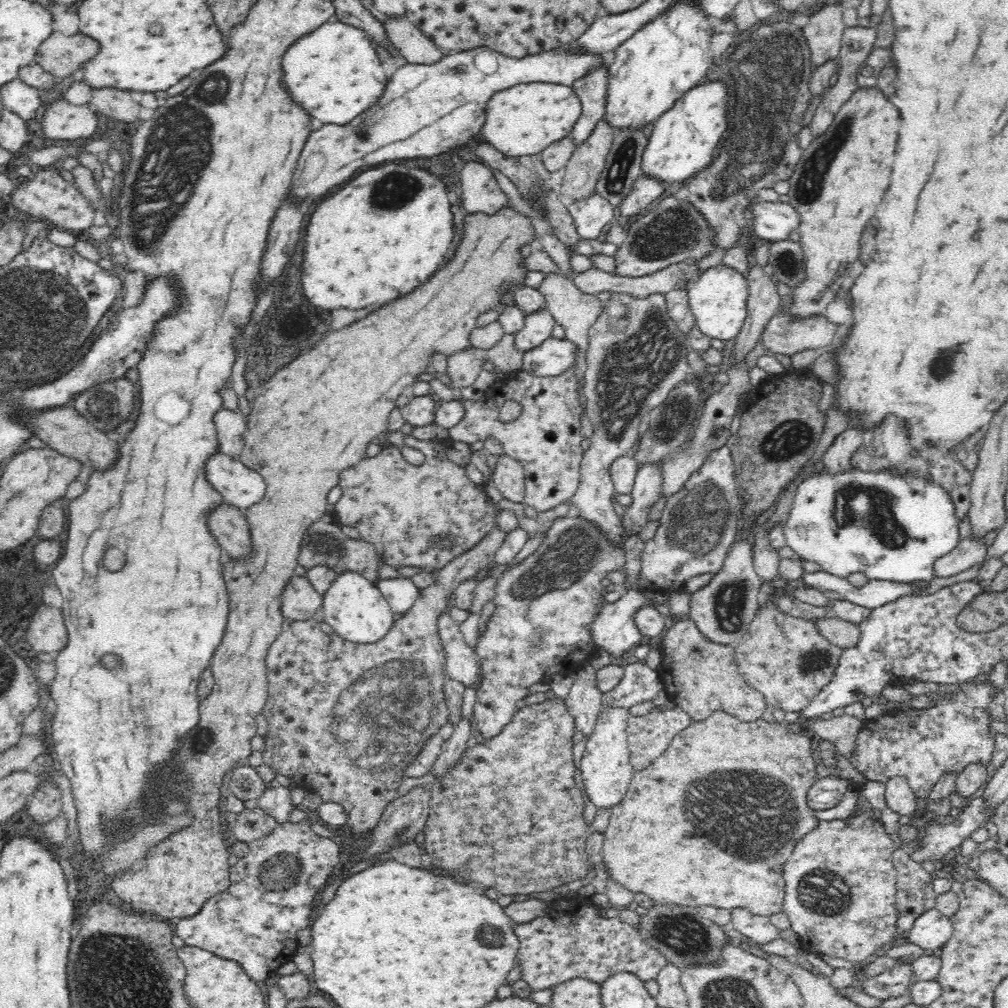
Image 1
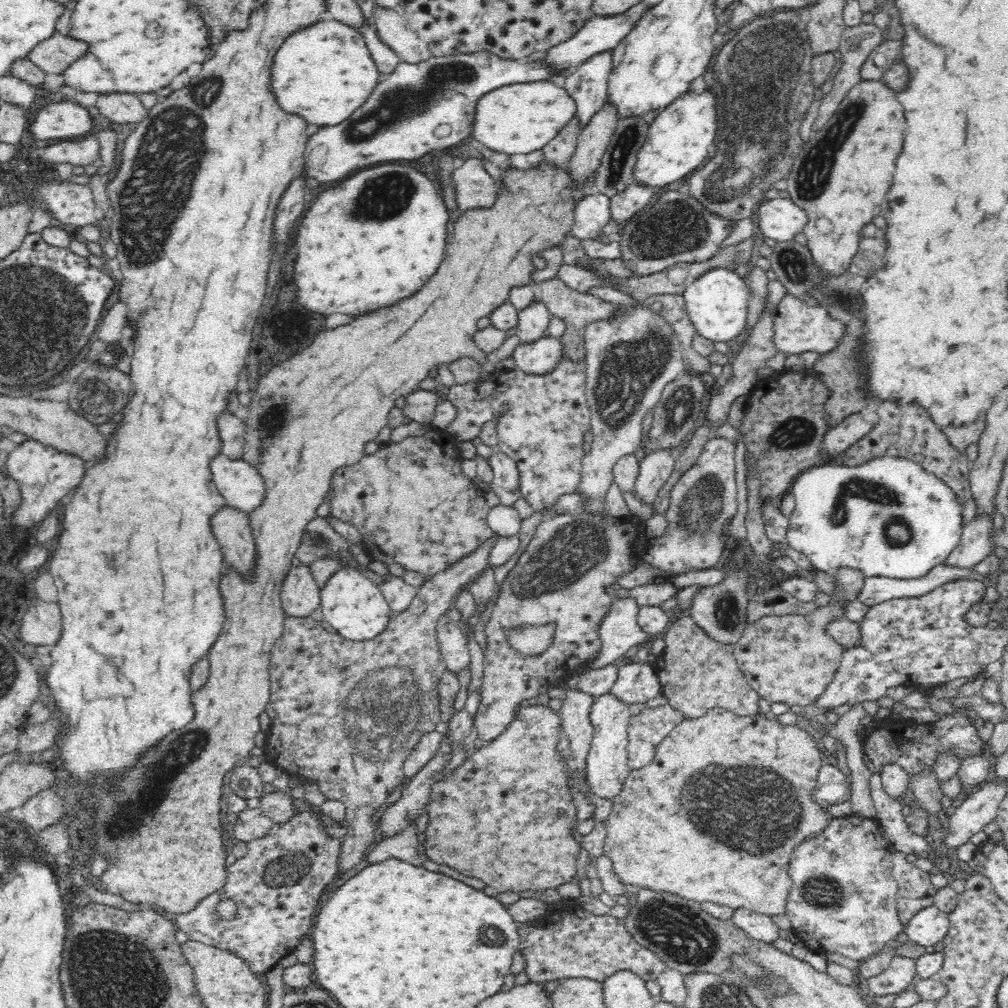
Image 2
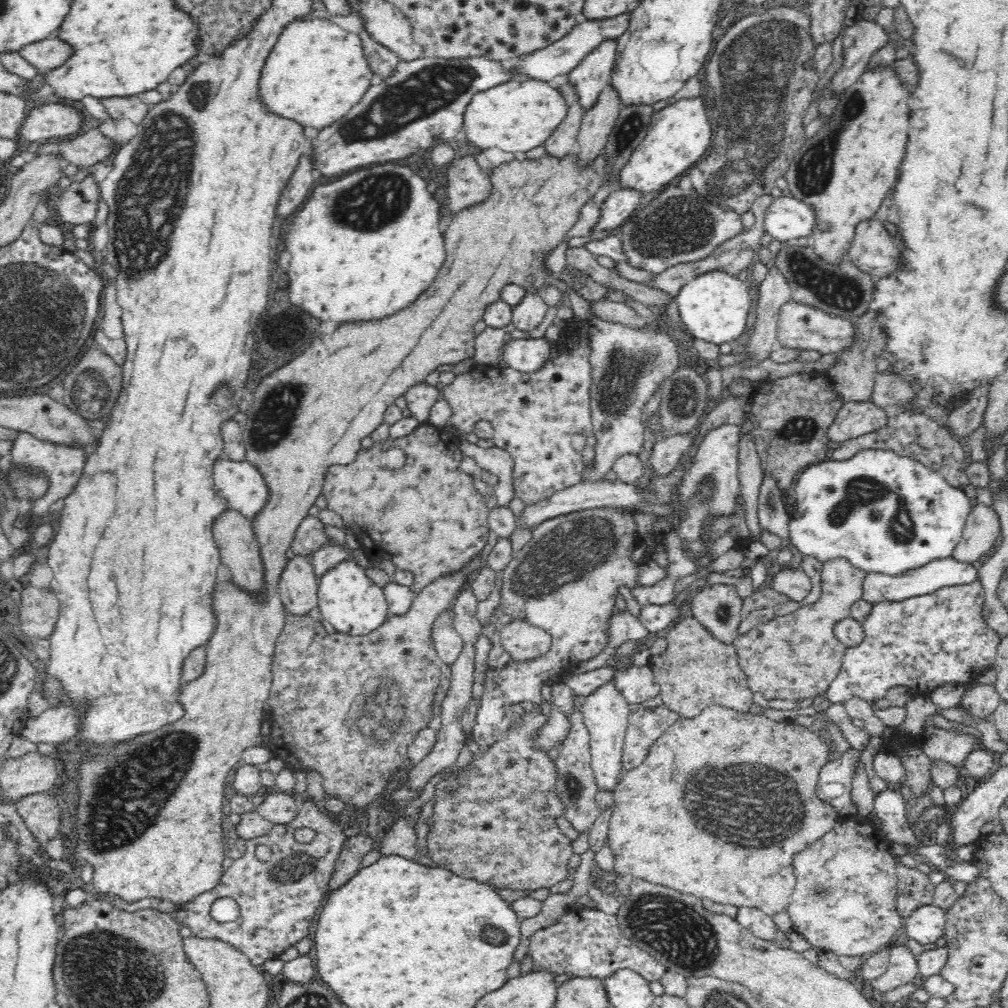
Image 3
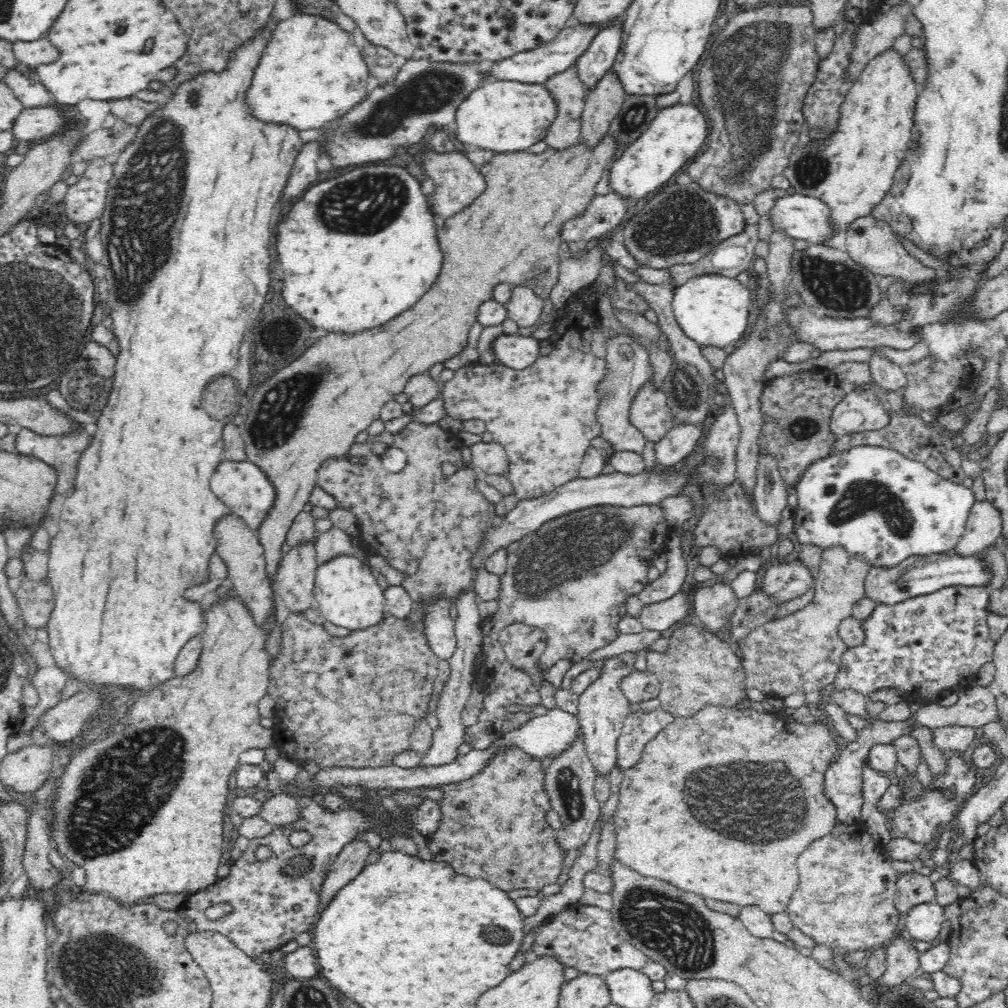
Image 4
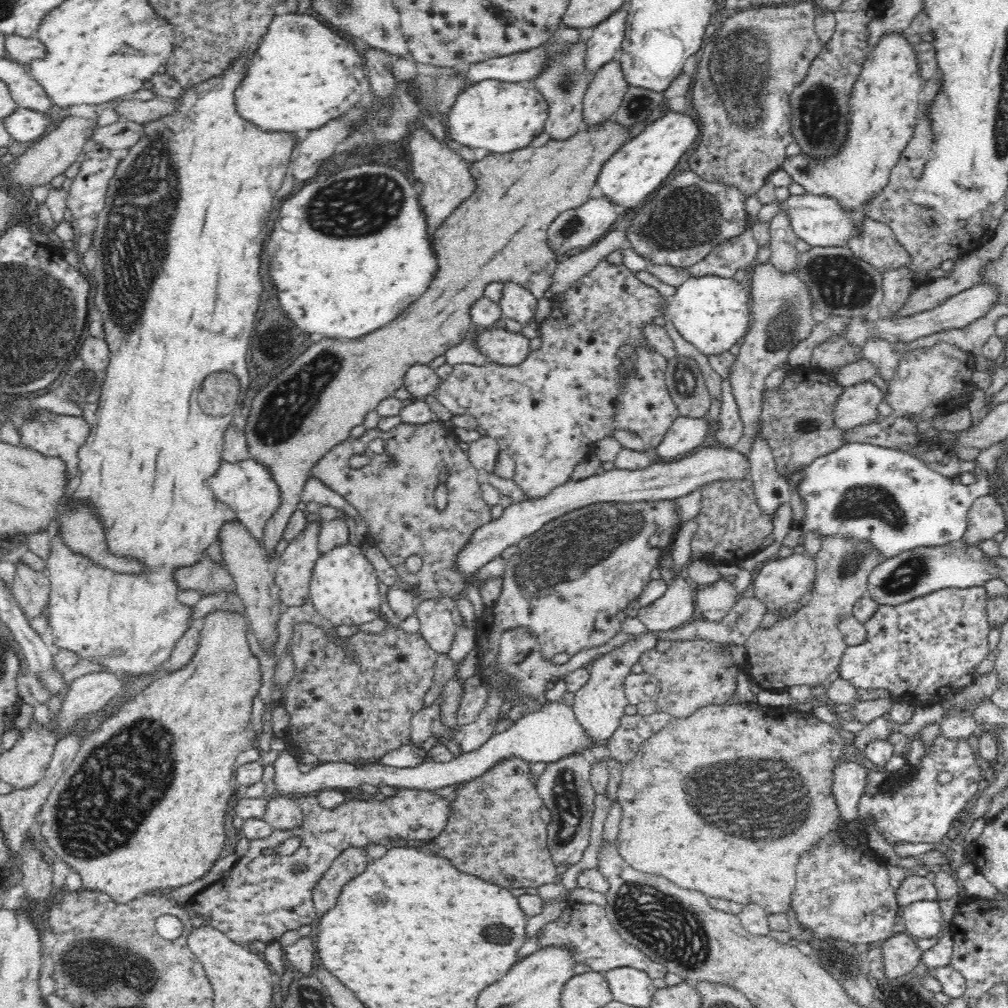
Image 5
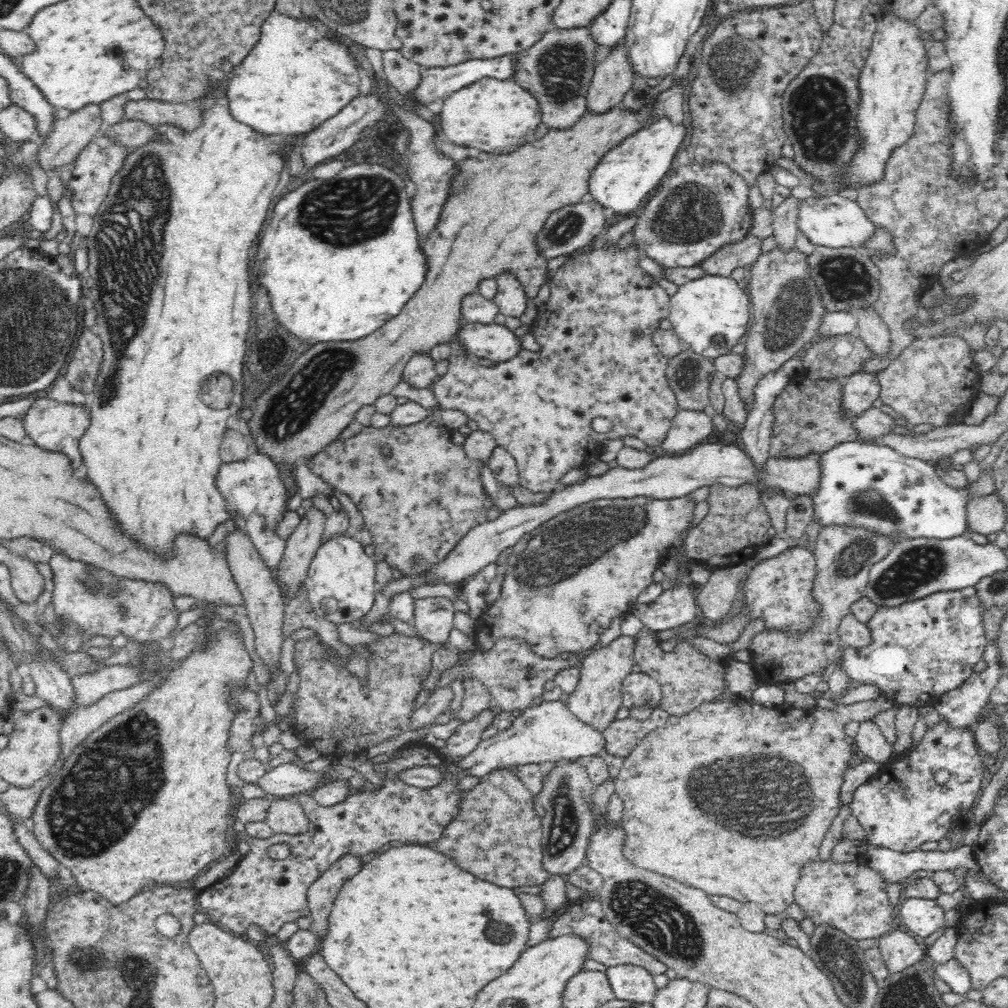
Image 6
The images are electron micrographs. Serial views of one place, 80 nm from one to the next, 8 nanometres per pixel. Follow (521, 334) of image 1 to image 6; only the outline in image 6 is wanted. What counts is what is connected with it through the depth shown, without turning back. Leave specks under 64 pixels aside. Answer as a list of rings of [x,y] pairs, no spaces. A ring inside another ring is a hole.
[[[510,269],[502,271],[494,277],[497,289],[491,299],[499,308],[499,312],[506,317],[520,318],[527,306],[527,298],[520,279]]]

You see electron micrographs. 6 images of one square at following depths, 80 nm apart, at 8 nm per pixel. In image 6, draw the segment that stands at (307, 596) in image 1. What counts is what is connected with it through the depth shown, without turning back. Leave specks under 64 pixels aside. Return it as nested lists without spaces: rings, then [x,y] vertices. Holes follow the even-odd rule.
[[[318,507],[306,510],[295,532],[286,540],[280,572],[280,582],[289,590],[291,598],[296,596],[300,583],[304,583],[306,573],[319,545],[324,541],[323,531],[326,513]]]

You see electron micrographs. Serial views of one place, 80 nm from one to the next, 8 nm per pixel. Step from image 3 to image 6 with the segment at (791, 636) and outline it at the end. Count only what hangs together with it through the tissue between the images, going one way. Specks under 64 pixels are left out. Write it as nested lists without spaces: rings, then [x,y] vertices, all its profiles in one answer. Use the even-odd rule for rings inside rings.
[[[830,524],[830,526],[822,526],[818,536],[816,536],[816,544],[814,544],[815,560],[817,561],[817,572],[815,581],[813,582],[813,596],[818,598],[819,604],[822,606],[821,616],[818,616],[817,623],[805,635],[798,638],[791,638],[782,632],[762,631],[753,636],[752,642],[748,647],[752,659],[752,666],[758,672],[762,680],[770,682],[770,685],[779,682],[792,681],[801,679],[807,675],[820,674],[825,675],[830,666],[837,665],[840,661],[840,653],[843,647],[839,642],[837,633],[838,625],[845,614],[850,613],[849,608],[856,600],[865,596],[867,580],[869,579],[870,568],[886,557],[890,550],[901,539],[903,532],[890,532],[890,536],[884,536],[882,533],[871,531],[862,525],[846,525],[846,524]]]

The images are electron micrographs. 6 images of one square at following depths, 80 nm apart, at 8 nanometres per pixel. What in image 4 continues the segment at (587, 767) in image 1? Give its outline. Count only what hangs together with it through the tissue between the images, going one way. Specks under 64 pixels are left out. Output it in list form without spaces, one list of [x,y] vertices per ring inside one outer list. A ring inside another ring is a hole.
[[[624,652],[614,658],[599,661],[599,674],[586,690],[578,695],[577,719],[581,726],[583,743],[596,774],[608,773],[617,766],[616,741],[620,734],[624,719],[630,714],[630,701],[621,690],[621,682],[626,676],[633,674],[638,652]]]

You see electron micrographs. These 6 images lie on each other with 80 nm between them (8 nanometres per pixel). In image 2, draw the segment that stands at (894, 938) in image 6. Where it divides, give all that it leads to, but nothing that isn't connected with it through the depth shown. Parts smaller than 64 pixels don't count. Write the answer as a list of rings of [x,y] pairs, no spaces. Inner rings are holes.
[[[893,955],[890,966],[879,974],[867,979],[870,991],[875,996],[899,994],[913,987],[917,980],[916,963],[907,956]]]

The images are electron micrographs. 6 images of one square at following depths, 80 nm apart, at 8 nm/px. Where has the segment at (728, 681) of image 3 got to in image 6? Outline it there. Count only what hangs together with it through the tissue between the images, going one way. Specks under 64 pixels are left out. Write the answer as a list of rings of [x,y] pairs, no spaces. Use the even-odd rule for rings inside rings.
[[[644,624],[632,637],[635,642],[634,663],[651,679],[661,684],[663,694],[661,708],[668,714],[682,716],[696,708],[698,704],[705,703],[706,700],[716,700],[727,691],[722,673],[723,662],[712,661],[692,644],[680,641],[673,651],[665,652],[660,647],[660,642],[656,642],[654,631]]]

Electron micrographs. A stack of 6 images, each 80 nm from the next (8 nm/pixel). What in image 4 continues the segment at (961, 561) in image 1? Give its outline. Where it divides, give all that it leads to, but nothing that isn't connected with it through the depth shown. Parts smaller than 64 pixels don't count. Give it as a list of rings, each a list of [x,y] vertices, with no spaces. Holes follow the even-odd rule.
[[[988,499],[978,500],[970,509],[967,528],[955,547],[963,556],[982,553],[1003,534],[1002,513]]]

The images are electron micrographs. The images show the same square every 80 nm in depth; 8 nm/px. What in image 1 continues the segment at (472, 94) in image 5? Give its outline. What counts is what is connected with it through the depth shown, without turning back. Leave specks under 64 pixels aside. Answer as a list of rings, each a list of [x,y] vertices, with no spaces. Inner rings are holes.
[[[522,83],[493,92],[487,101],[486,116],[477,136],[512,157],[541,153],[546,145],[570,134],[582,112],[573,90],[562,84]]]

